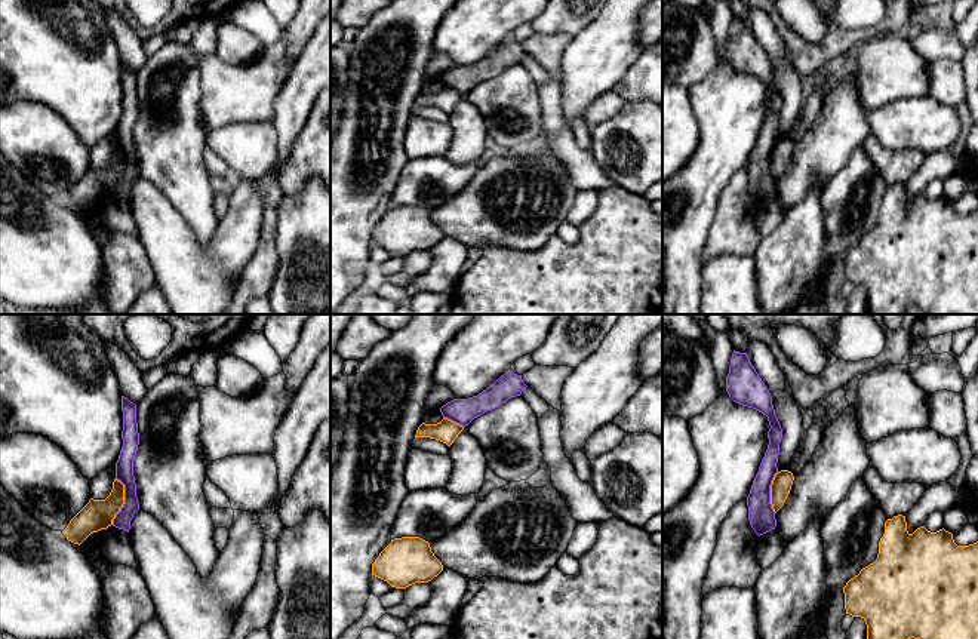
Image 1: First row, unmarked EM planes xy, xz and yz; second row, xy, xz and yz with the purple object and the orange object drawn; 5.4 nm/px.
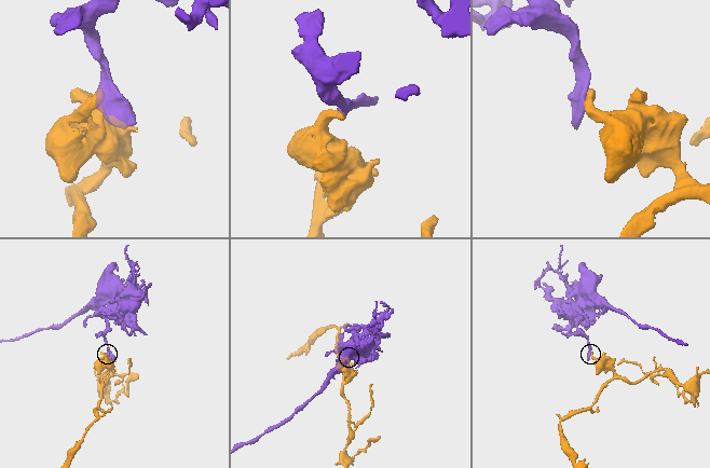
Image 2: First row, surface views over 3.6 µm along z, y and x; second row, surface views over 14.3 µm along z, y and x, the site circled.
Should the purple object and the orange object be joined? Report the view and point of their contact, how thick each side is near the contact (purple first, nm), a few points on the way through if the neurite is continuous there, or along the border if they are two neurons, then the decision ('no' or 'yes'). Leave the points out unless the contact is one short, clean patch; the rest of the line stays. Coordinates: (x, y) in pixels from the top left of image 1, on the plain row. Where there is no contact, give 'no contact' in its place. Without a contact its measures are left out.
meets purple in xy at (125, 169); 100 nm thick on the purple side, 170 nm on the other; border along xy (116, 146), (123, 153), (123, 174), (111, 191); no

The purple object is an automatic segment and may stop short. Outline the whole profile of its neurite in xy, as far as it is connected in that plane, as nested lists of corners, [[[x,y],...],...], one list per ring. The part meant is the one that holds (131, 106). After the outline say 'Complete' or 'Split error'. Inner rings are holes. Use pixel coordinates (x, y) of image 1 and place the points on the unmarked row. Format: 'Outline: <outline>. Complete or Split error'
Outline: [[[122,64],[123,79],[123,114],[116,130],[116,147],[124,153],[124,172],[113,187],[113,194],[129,200],[130,188],[139,178],[136,165],[136,151],[133,144],[133,128],[139,113],[139,101],[136,90],[136,73]]]. Complete

